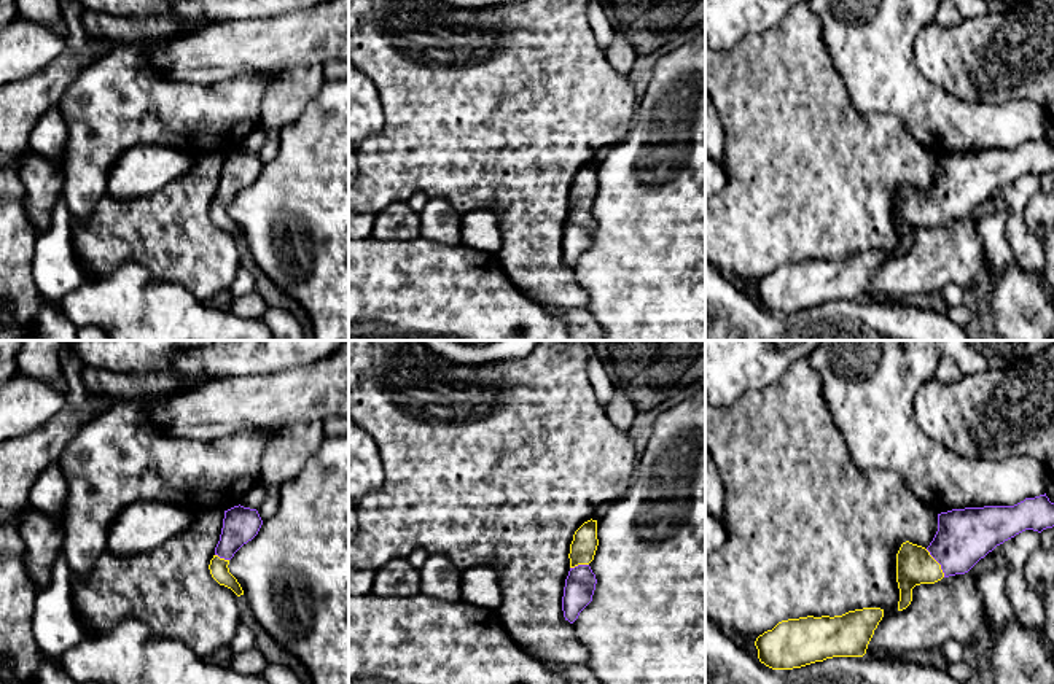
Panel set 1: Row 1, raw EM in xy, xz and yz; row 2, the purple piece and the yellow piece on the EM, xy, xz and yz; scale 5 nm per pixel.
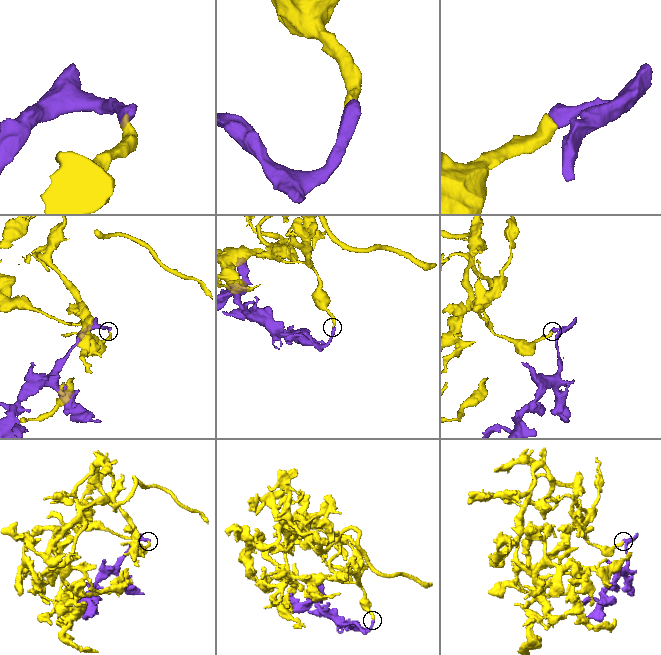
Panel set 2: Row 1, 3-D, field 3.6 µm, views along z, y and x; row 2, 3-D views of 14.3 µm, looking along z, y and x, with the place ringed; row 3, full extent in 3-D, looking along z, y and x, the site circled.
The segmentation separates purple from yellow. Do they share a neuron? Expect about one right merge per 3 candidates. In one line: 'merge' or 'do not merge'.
merge

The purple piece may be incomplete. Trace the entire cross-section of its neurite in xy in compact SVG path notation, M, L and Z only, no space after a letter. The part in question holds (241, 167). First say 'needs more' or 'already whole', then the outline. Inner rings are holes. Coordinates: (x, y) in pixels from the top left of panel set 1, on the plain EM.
needs more; M239 148L224 154L220 185L215 191L215 199L210 204L209 213L220 229L231 232L237 240L244 239L244 234L229 216L228 208L234 197L258 178L261 169L263 164L256 153Z

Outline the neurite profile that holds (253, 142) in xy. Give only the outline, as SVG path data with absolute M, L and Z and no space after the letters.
M258 126L255 130L252 130L245 140L240 145L240 150L244 151L250 151L250 153L256 153L261 150L261 146L264 145L264 140L269 134Z

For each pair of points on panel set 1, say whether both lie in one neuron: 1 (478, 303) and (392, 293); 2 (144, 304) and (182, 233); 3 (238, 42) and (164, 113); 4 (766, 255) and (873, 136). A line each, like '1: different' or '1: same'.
1: same
2: different
3: different
4: same

